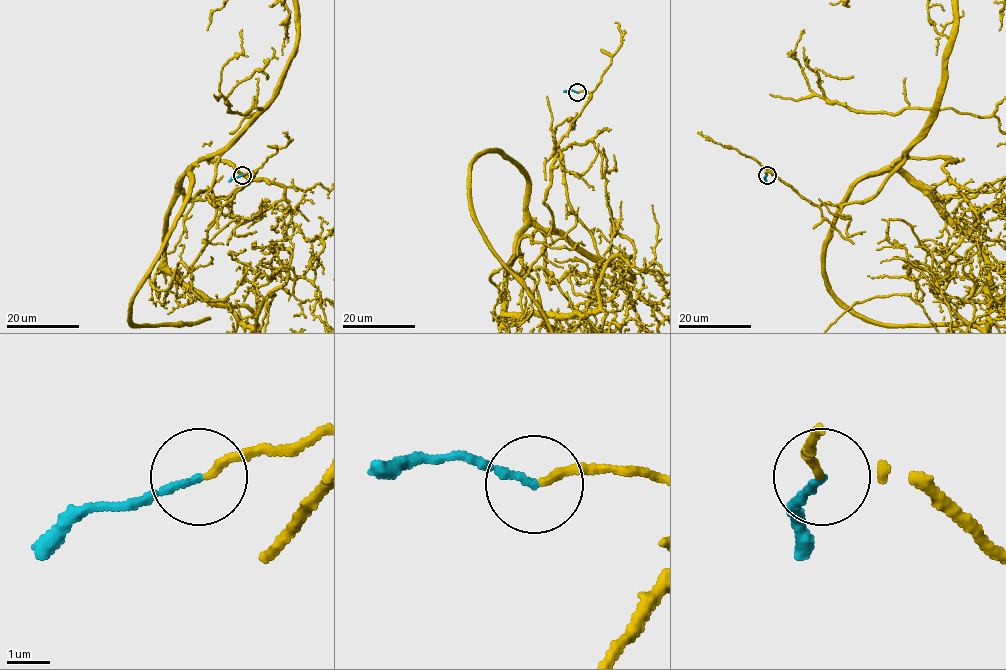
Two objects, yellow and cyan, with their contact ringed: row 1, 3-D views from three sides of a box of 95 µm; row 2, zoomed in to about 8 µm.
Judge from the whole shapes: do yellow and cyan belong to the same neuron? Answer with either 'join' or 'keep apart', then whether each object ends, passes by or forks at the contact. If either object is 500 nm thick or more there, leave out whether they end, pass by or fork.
join; yellow ends; cyan ends

